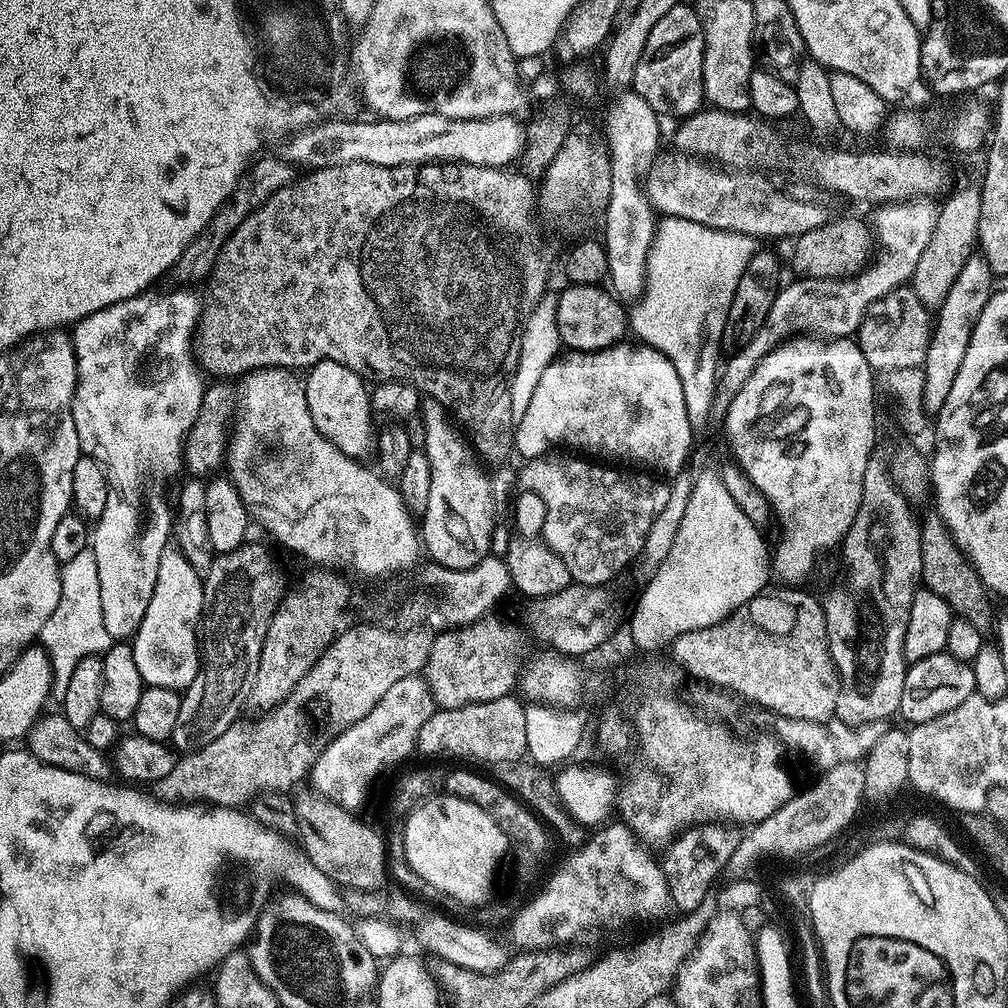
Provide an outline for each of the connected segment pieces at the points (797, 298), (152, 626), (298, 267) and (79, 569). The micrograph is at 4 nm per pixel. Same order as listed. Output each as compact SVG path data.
M905 202L902 204L889 204L881 207L874 223L874 236L888 253L884 260L877 259L869 263L868 267L854 276L845 276L842 280L819 280L818 278L792 278L792 281L785 283L779 294L774 298L774 306L770 306L770 314L766 314L766 322L758 329L758 334L746 342L739 352L739 359L749 360L749 365L754 366L766 354L770 354L775 348L783 344L785 340L793 338L848 338L860 328L862 318L866 310L878 298L890 294L896 288L903 288L911 281L914 274L914 266L922 250L930 243L930 234L934 234L934 222L936 221L937 209L931 208L928 202Z
M175 546L165 548L162 554L162 562L158 562L158 582L154 582L154 594L150 594L150 606L146 606L146 618L142 618L142 626L138 626L136 635L130 641L134 650L134 663L138 666L138 674L142 674L145 685L166 686L167 688L175 688L177 690L183 690L191 686L200 669L200 640L198 639L198 629L201 627L203 615L204 581L201 573L196 572L194 566L190 566L187 555L181 549Z
M350 162L317 168L307 174L309 176L301 180L300 177L293 179L292 183L277 190L262 206L255 208L222 246L208 274L208 289L202 292L200 317L196 323L196 335L192 337L192 355L197 365L212 378L239 378L255 368L307 370L323 360L333 360L354 370L368 382L402 380L425 397L436 399L463 425L476 455L485 465L493 464L496 470L505 467L509 463L508 459L514 456L517 422L512 417L508 385L518 366L524 320L546 295L547 288L544 287L548 284L544 260L536 256L536 248L529 236L532 212L534 216L533 181L527 180L518 170L451 162L389 168L374 166L370 162Z
M91 547L82 550L70 562L62 565L60 570L60 597L54 614L46 618L38 637L39 647L50 658L52 667L52 691L50 700L53 705L63 705L66 698L66 686L74 675L74 666L82 658L103 654L112 647L110 634L106 634L106 625L102 622L102 593L98 590L98 562Z

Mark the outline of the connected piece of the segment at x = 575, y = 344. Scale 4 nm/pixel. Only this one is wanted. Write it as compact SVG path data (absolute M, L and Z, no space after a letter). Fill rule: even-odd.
M577 284L565 289L564 293L556 296L558 334L561 345L565 349L574 352L597 352L619 344L625 339L630 328L630 316L626 308L620 305L623 303L611 291L600 286L578 286Z

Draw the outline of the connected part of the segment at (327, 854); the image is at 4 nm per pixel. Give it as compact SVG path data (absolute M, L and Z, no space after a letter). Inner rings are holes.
M307 791L294 800L294 811L298 836L310 861L340 888L381 891L384 879L390 876L390 856L388 860L383 838L370 825L363 824L355 811L330 802L315 791Z

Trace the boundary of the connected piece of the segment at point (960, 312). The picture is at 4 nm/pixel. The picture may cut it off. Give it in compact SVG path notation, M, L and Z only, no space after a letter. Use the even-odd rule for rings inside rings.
M973 254L962 266L958 278L954 278L954 286L950 286L950 294L946 294L946 302L935 313L932 325L930 346L926 350L926 358L922 365L924 385L922 386L922 408L929 414L942 410L946 397L950 395L950 386L954 386L954 377L962 366L962 357L966 354L966 346L970 344L970 334L978 322L978 314L986 306L994 291L994 277L985 263L984 257Z

